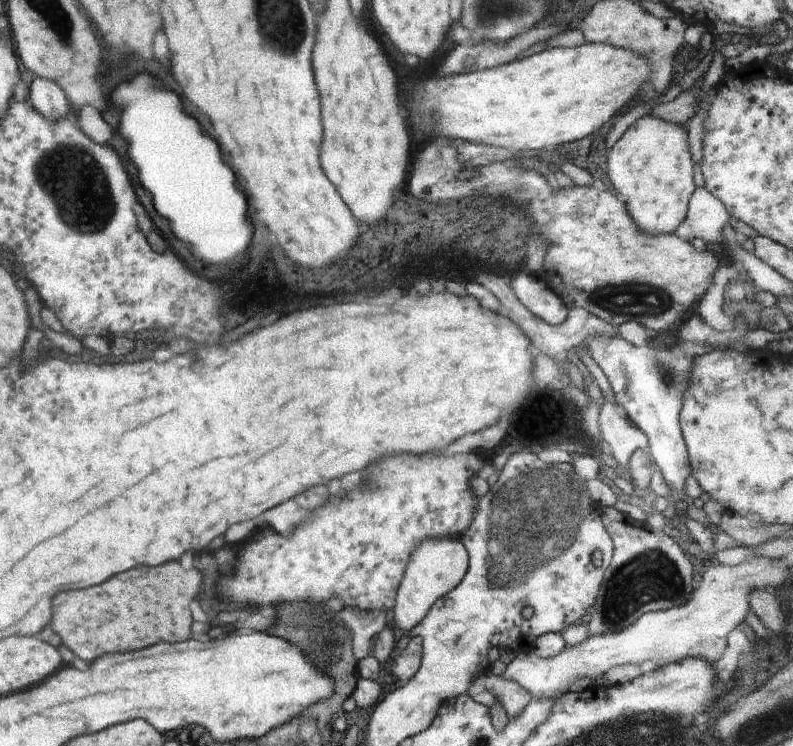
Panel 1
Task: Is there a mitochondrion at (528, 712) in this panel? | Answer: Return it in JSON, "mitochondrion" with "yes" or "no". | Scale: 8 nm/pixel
{"mitochondrion":"no"}

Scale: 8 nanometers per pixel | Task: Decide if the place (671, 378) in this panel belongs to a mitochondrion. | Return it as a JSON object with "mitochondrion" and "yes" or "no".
{"mitochondrion":"yes"}

